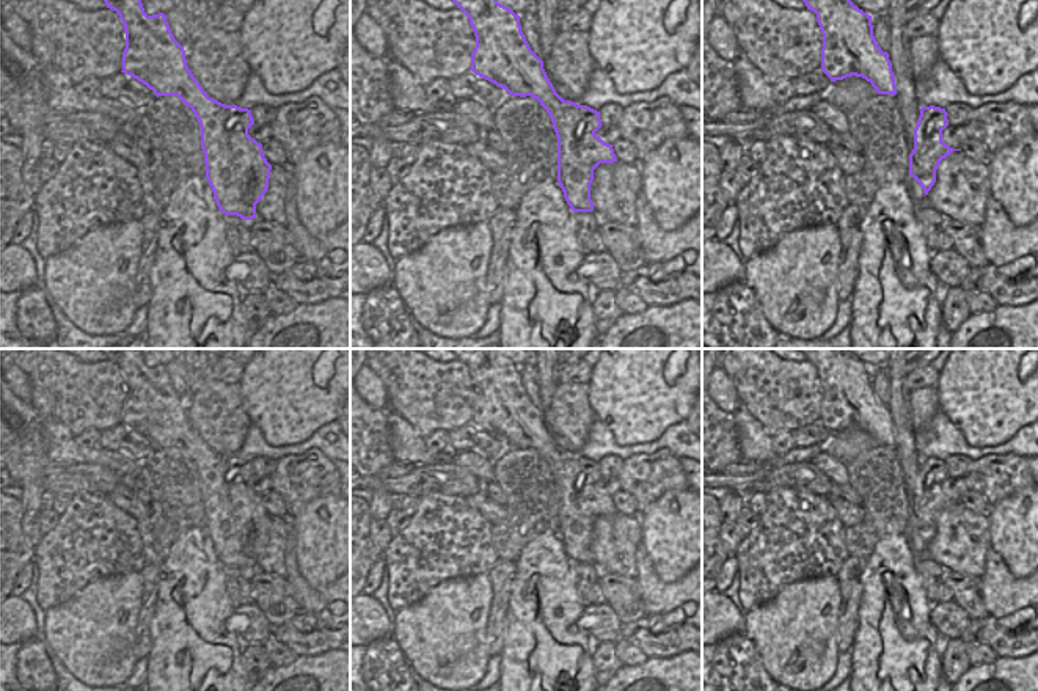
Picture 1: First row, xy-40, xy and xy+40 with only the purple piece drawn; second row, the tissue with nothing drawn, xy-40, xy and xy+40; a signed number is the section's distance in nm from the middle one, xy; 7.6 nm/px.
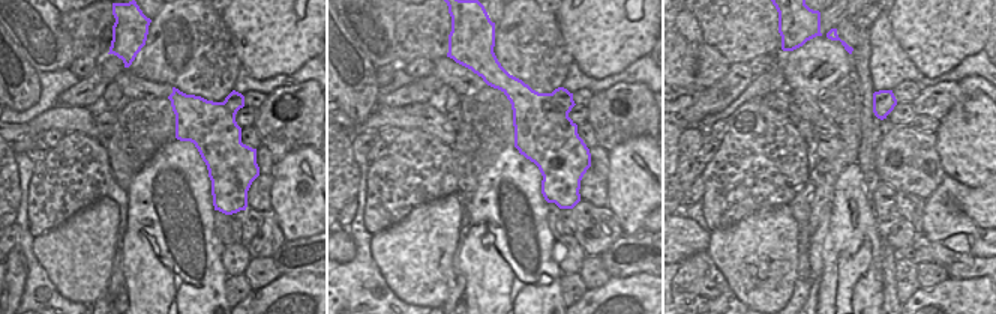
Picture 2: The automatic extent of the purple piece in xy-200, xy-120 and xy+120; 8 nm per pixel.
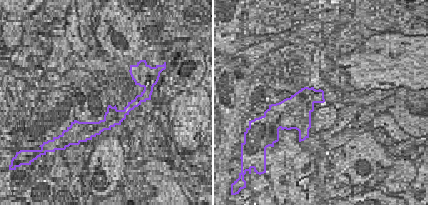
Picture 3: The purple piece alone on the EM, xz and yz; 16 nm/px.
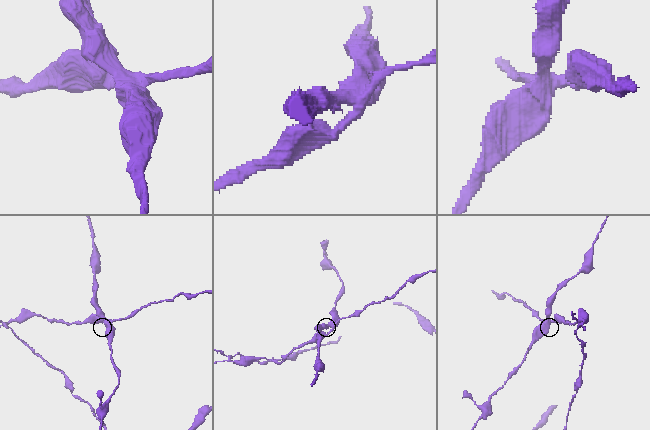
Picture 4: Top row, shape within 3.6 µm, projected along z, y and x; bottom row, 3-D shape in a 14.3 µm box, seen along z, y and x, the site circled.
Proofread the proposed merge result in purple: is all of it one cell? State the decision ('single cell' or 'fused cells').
fused cells

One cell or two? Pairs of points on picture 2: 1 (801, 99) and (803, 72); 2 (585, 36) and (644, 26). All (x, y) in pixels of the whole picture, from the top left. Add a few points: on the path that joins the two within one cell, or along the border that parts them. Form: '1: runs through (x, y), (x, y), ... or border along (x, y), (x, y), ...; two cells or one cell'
1: border along (789, 90), (798, 90), (813, 98); two cells
2: runs through (600, 32), (606, 26), (629, 26); one cell

